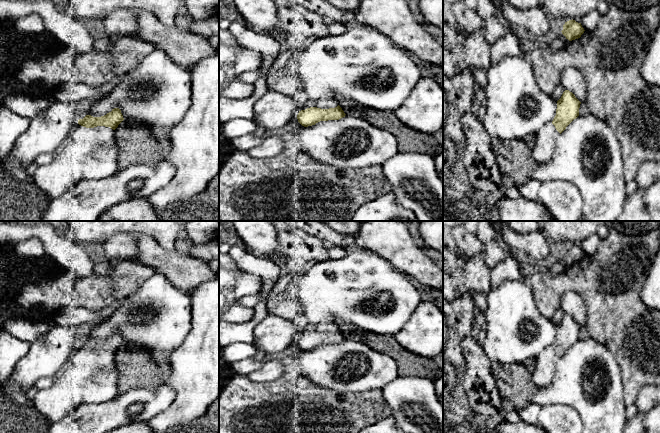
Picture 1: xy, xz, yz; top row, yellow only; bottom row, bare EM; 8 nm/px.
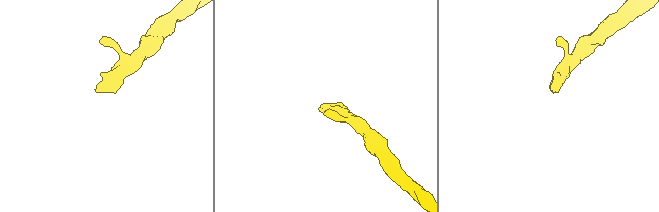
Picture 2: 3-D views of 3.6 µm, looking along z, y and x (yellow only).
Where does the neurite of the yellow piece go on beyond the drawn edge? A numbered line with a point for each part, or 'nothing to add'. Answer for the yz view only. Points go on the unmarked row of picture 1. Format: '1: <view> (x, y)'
1: yz (546, 362)

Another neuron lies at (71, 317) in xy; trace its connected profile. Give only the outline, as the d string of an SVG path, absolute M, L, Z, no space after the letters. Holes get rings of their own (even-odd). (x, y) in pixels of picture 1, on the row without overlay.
M118 298L113 304L100 312L90 311L84 307L66 307L59 310L51 318L58 325L76 328L79 325L86 323L97 324L105 321L112 313L120 307L125 301L125 298Z

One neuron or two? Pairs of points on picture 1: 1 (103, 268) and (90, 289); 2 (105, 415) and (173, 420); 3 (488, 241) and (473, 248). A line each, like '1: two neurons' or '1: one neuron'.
1: two neurons
2: two neurons
3: two neurons

